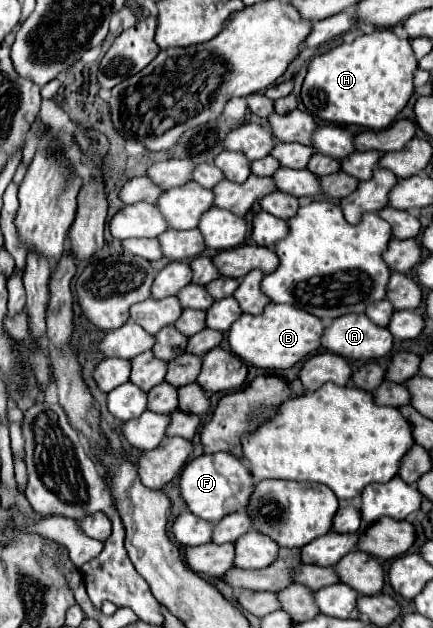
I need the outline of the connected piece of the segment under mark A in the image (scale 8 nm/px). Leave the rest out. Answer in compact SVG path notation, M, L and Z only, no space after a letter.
M343 315L333 319L333 323L325 329L323 347L331 353L337 353L345 359L379 359L391 353L393 349L393 335L389 329L371 323L367 315Z

